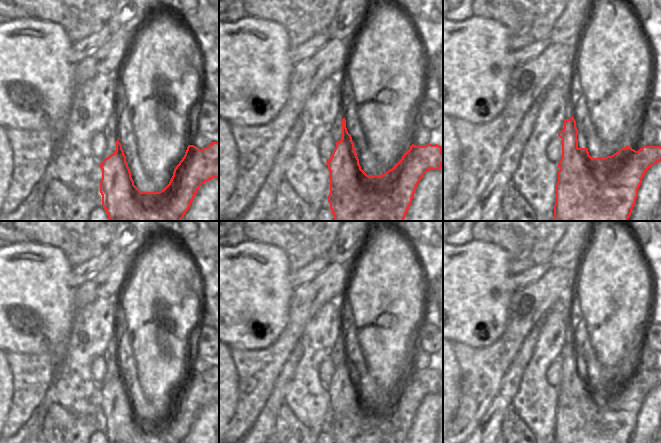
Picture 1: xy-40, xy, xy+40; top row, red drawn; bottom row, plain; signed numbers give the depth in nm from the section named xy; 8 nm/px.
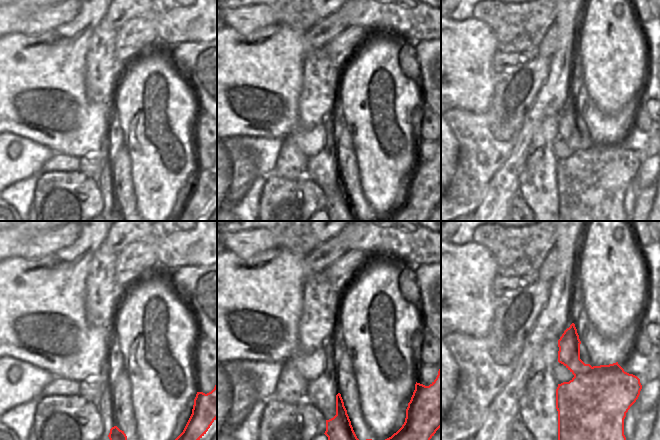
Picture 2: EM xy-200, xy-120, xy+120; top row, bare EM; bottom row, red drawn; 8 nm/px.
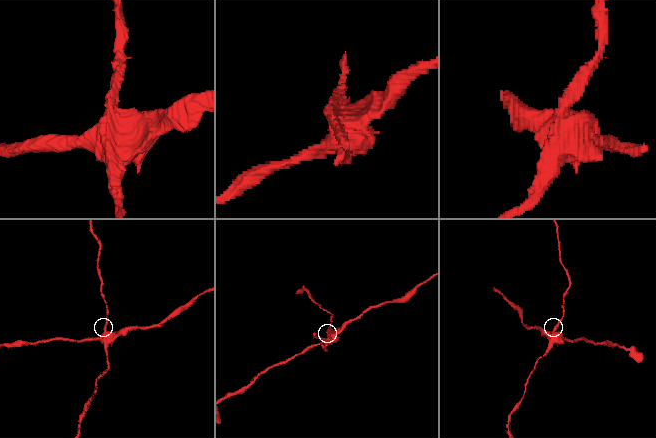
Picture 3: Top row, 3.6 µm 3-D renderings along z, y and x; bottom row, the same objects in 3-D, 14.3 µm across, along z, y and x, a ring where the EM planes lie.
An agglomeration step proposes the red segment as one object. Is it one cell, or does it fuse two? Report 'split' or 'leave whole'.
split

